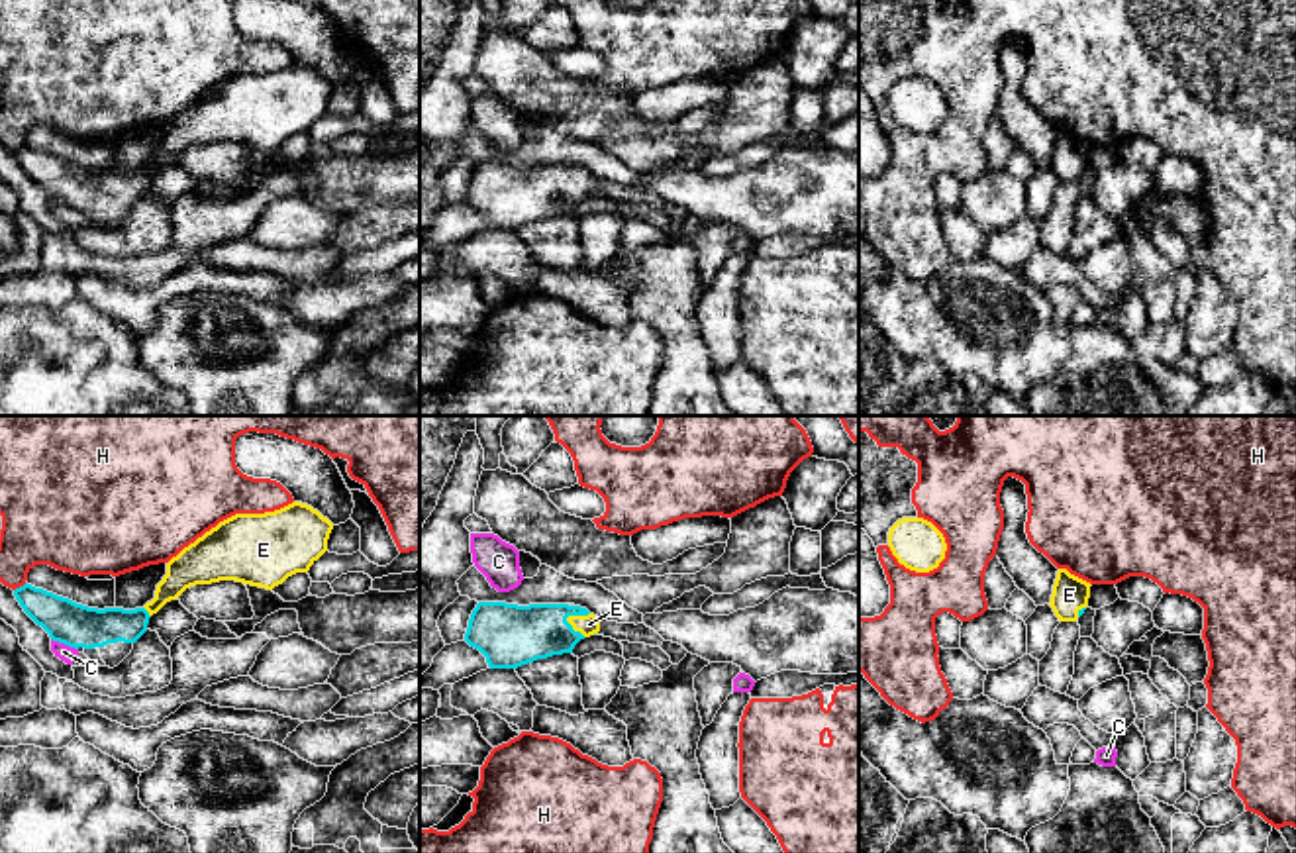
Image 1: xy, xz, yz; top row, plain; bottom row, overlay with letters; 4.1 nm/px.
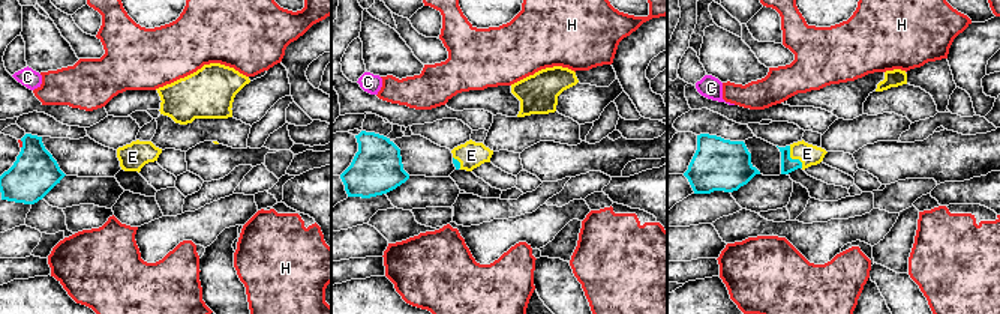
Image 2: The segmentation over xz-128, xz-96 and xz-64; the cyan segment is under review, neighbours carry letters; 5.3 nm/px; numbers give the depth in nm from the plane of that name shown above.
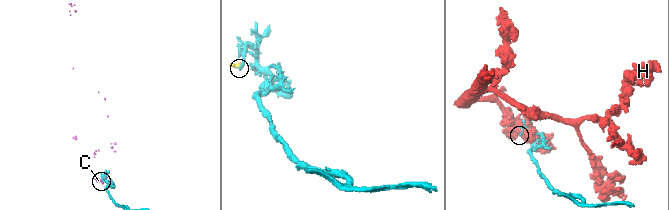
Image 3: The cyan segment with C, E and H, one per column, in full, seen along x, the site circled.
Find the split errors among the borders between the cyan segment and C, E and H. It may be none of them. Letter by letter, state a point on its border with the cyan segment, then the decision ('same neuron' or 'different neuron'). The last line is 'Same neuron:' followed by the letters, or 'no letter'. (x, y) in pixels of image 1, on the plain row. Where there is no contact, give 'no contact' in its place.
C: xy (65, 204) | different neuron
E: xz (571, 189) | same neuron
H: xy (20, 148) | different neuron
Same neuron: E

